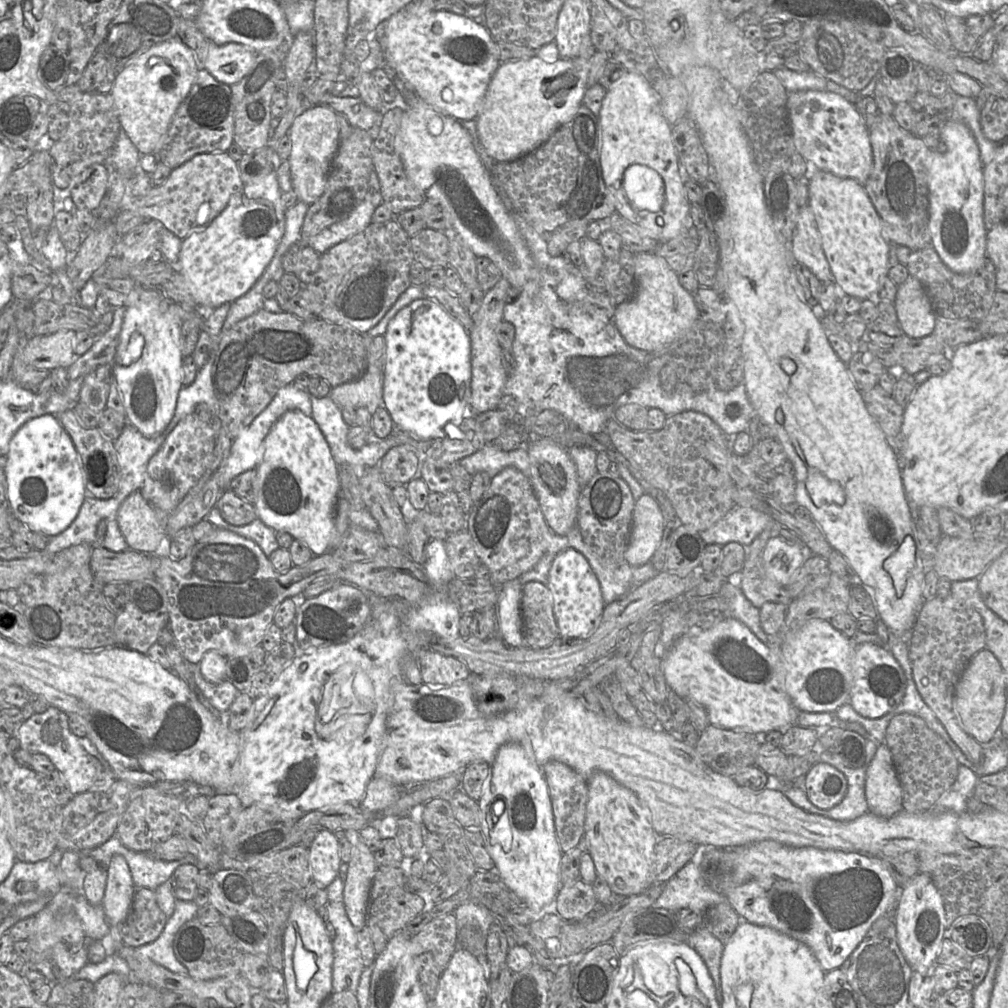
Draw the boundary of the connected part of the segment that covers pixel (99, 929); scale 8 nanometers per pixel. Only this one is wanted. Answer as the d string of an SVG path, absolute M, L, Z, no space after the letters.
M74 896L73 912L80 919L89 941L103 939L109 934L109 923L102 905L92 905L85 896Z

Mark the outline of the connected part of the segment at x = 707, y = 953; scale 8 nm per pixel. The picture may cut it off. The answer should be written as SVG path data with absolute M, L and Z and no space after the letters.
M697 927L691 931L687 943L704 960L716 989L716 998L721 1004L722 990L720 979L721 959L724 951L724 943L705 929Z

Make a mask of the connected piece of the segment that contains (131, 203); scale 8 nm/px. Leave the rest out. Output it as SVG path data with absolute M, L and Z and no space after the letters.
M227 152L201 153L172 169L166 182L153 187L145 196L126 193L121 210L139 213L145 220L160 221L180 239L191 232L203 230L228 205L231 198L241 192L245 183L240 176L238 162Z

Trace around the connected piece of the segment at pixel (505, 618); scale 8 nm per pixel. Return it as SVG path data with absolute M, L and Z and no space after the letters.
M519 579L508 581L499 589L496 603L498 635L511 647L523 646L522 587Z

